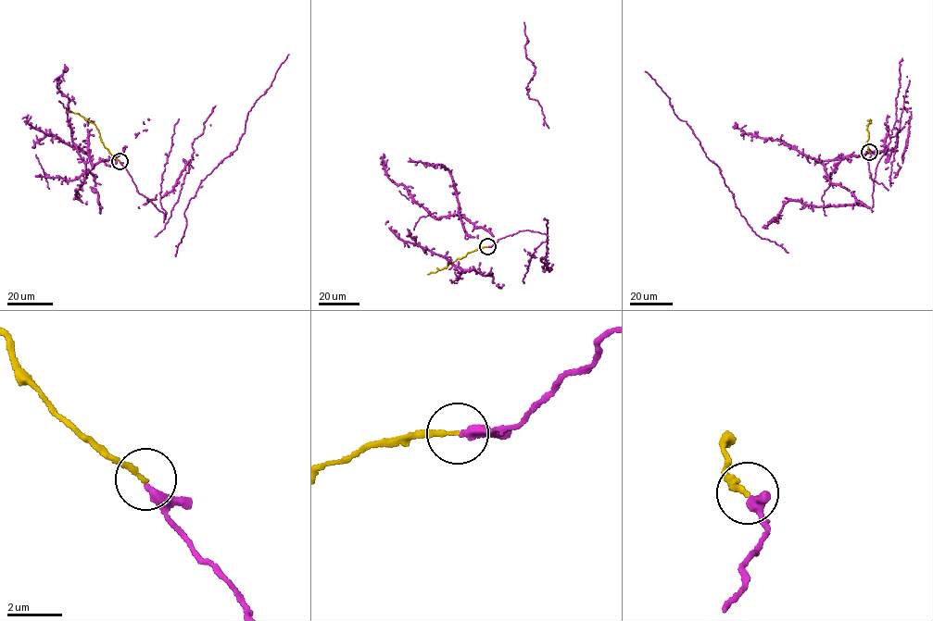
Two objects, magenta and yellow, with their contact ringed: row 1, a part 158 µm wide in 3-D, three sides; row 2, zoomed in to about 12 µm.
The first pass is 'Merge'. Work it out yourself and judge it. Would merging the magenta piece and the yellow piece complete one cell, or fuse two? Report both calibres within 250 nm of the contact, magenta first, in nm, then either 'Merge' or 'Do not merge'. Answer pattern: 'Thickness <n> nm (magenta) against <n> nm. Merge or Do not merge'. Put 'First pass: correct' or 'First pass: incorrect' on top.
First pass: correct
Thickness 240 nm (magenta) against 190 nm. Merge

